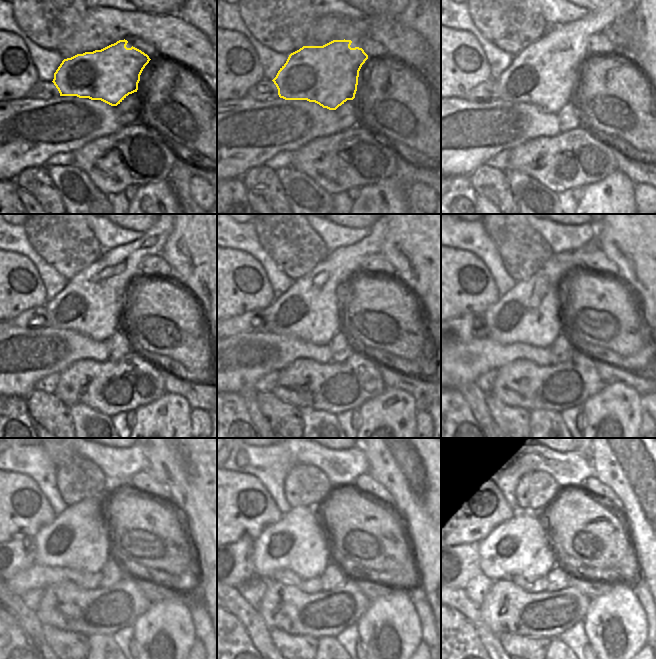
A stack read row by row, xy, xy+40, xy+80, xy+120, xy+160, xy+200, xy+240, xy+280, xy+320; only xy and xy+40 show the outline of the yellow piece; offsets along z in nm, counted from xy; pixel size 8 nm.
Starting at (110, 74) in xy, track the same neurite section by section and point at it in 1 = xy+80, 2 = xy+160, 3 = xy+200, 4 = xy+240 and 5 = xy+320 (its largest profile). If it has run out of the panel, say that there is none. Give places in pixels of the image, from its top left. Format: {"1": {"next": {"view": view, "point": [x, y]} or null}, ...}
{"1": {"next": {"view": "xy+80", "point": [545, 73]}}, "2": {"next": {"view": "xy+160", "point": [310, 310]}}, "3": {"next": {"view": "xy+200", "point": [529, 313]}}, "4": {"next": {"view": "xy+240", "point": [77, 539]}}, "5": {"next": {"view": "xy+320", "point": [517, 547]}}}

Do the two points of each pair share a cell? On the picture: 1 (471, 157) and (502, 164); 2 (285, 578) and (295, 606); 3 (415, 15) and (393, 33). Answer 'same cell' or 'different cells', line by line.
1: different cells
2: different cells
3: different cells

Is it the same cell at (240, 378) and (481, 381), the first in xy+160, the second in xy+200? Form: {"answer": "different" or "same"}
{"answer": "different"}

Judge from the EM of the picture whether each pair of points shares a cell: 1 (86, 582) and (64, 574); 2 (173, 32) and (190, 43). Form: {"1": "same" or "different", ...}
{"1": "same", "2": "same"}

